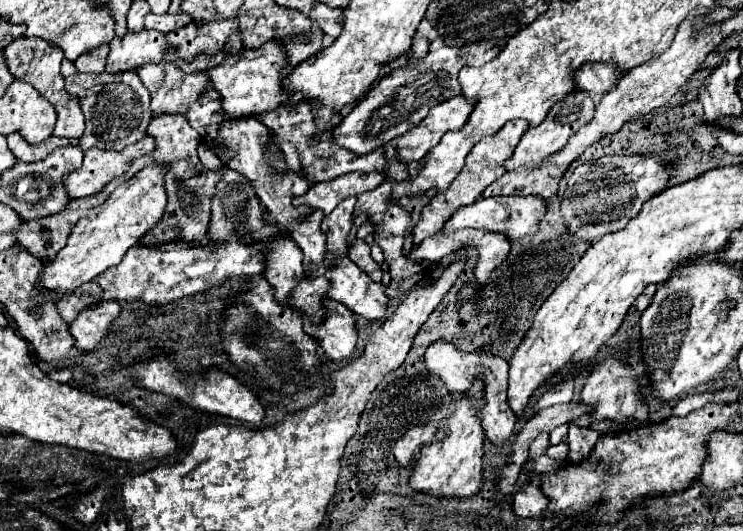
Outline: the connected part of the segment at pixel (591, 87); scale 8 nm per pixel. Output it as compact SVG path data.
M583 64L583 68L575 72L575 84L591 94L605 94L615 88L619 76L623 76L623 72L615 72L615 64Z

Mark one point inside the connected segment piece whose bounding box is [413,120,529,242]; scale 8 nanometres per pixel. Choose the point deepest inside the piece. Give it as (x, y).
(485, 163)

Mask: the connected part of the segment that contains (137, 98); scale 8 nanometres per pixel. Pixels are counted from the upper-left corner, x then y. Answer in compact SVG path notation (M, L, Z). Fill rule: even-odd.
M73 74L65 78L65 88L69 94L75 94L81 100L81 110L85 114L85 134L81 136L79 148L85 152L89 148L111 148L123 150L129 144L135 144L145 136L145 130L151 122L151 108L149 108L149 92L143 82L131 74Z

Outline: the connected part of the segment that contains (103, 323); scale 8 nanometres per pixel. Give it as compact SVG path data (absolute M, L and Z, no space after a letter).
M115 300L99 302L99 306L95 306L95 308L85 308L69 324L69 330L75 338L75 344L83 350L97 348L99 342L107 334L107 326L113 324L117 314L119 314L119 302L115 302Z

